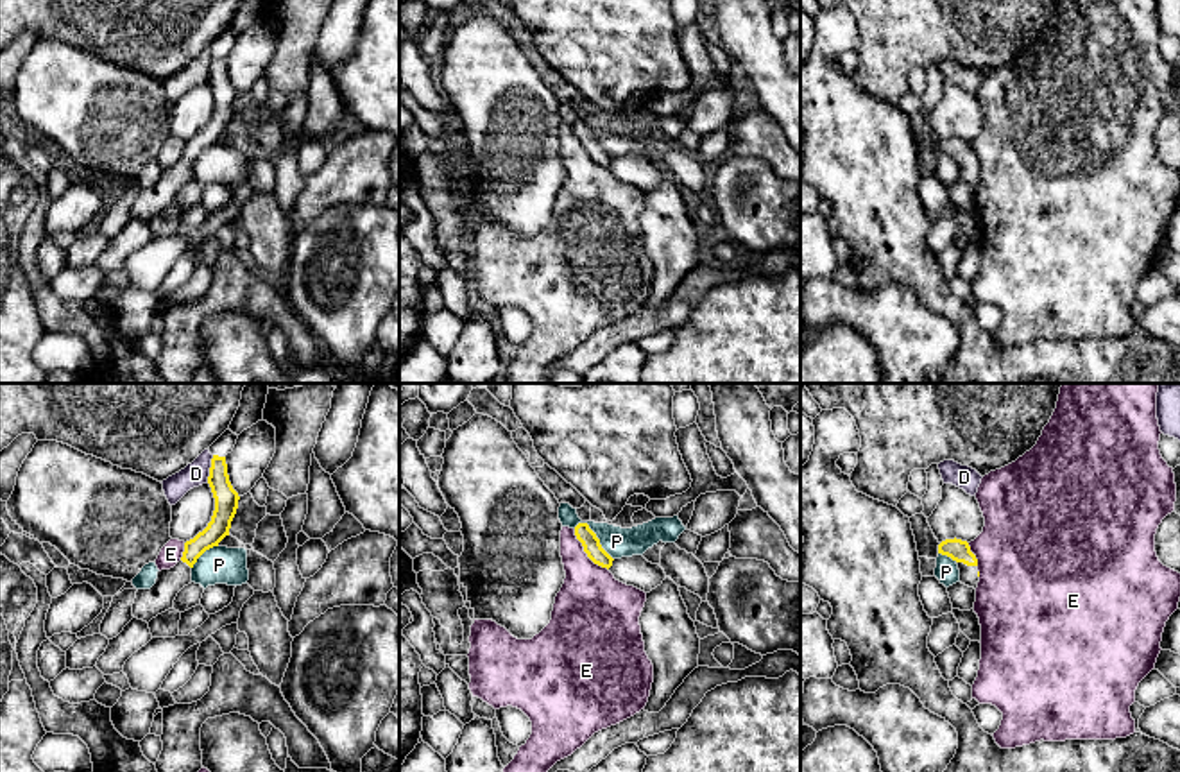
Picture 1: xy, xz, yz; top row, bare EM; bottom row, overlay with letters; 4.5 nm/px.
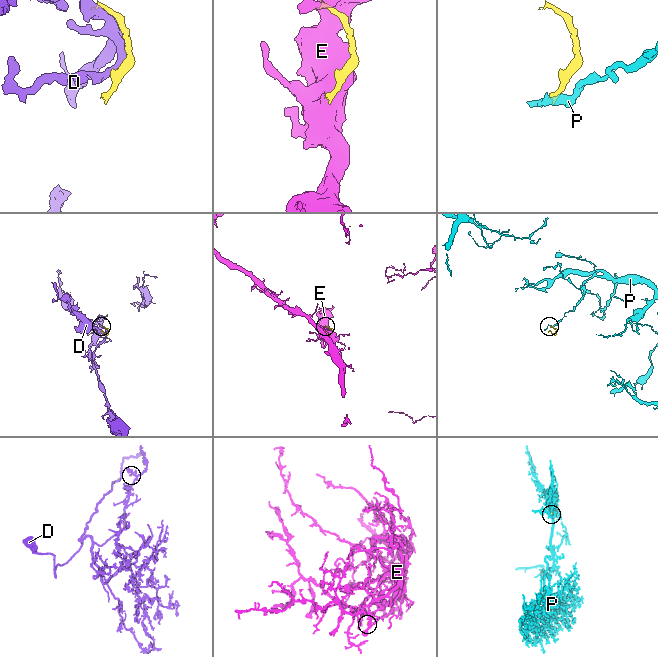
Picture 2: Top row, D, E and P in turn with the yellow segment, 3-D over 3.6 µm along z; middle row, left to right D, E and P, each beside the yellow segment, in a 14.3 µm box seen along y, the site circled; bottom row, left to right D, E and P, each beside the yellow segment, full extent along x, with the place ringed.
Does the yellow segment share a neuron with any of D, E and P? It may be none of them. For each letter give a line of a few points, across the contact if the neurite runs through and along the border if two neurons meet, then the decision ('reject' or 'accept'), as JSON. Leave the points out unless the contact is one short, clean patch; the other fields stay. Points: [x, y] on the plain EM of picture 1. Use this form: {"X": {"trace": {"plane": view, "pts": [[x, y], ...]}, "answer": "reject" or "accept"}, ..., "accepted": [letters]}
{"D": {"answer": "reject"}, "E": {"answer": "reject"}, "P": {"trace": {"plane": "xz", "pts": [[573, 126], [586, 122], [613, 158]]}, "answer": "reject"}, "accepted": []}

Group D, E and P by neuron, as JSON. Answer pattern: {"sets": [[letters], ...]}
{"sets": [["D"], ["E"], ["P"]]}

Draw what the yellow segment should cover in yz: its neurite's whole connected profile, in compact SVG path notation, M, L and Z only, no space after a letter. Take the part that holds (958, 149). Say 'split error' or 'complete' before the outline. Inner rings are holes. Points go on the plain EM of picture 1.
split error; M945 138L938 143L938 152L951 156L960 168L960 181L969 186L978 186L979 170L978 170L978 158L971 150L967 140L962 138Z

